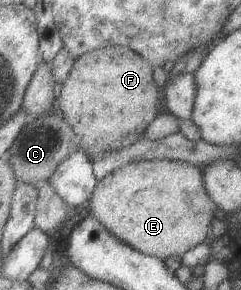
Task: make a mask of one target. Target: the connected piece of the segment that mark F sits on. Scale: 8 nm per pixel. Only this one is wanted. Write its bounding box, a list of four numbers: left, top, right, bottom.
[57,46,162,162]

